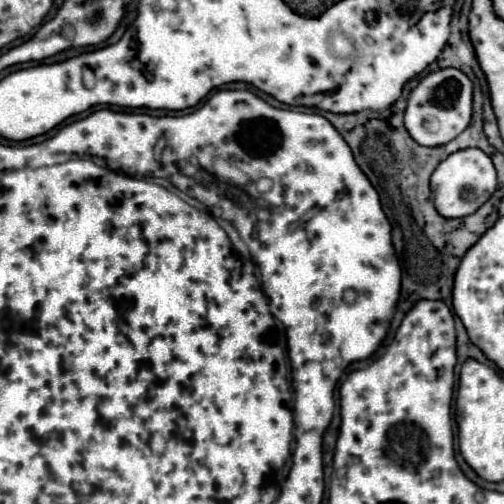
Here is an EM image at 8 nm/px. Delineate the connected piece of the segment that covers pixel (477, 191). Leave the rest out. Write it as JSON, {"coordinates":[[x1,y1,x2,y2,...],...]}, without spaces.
{"coordinates":[[465,148,445,158,431,176,431,190,435,192,435,208,445,218,463,218,473,214,483,202,491,198,497,188,497,174,491,158,481,148]]}

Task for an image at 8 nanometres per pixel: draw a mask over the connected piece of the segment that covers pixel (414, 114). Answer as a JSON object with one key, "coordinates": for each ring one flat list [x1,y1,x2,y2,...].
{"coordinates":[[441,68,427,74,409,94,405,108,405,128,421,146,441,146,459,136,471,120,473,84,457,68]]}

